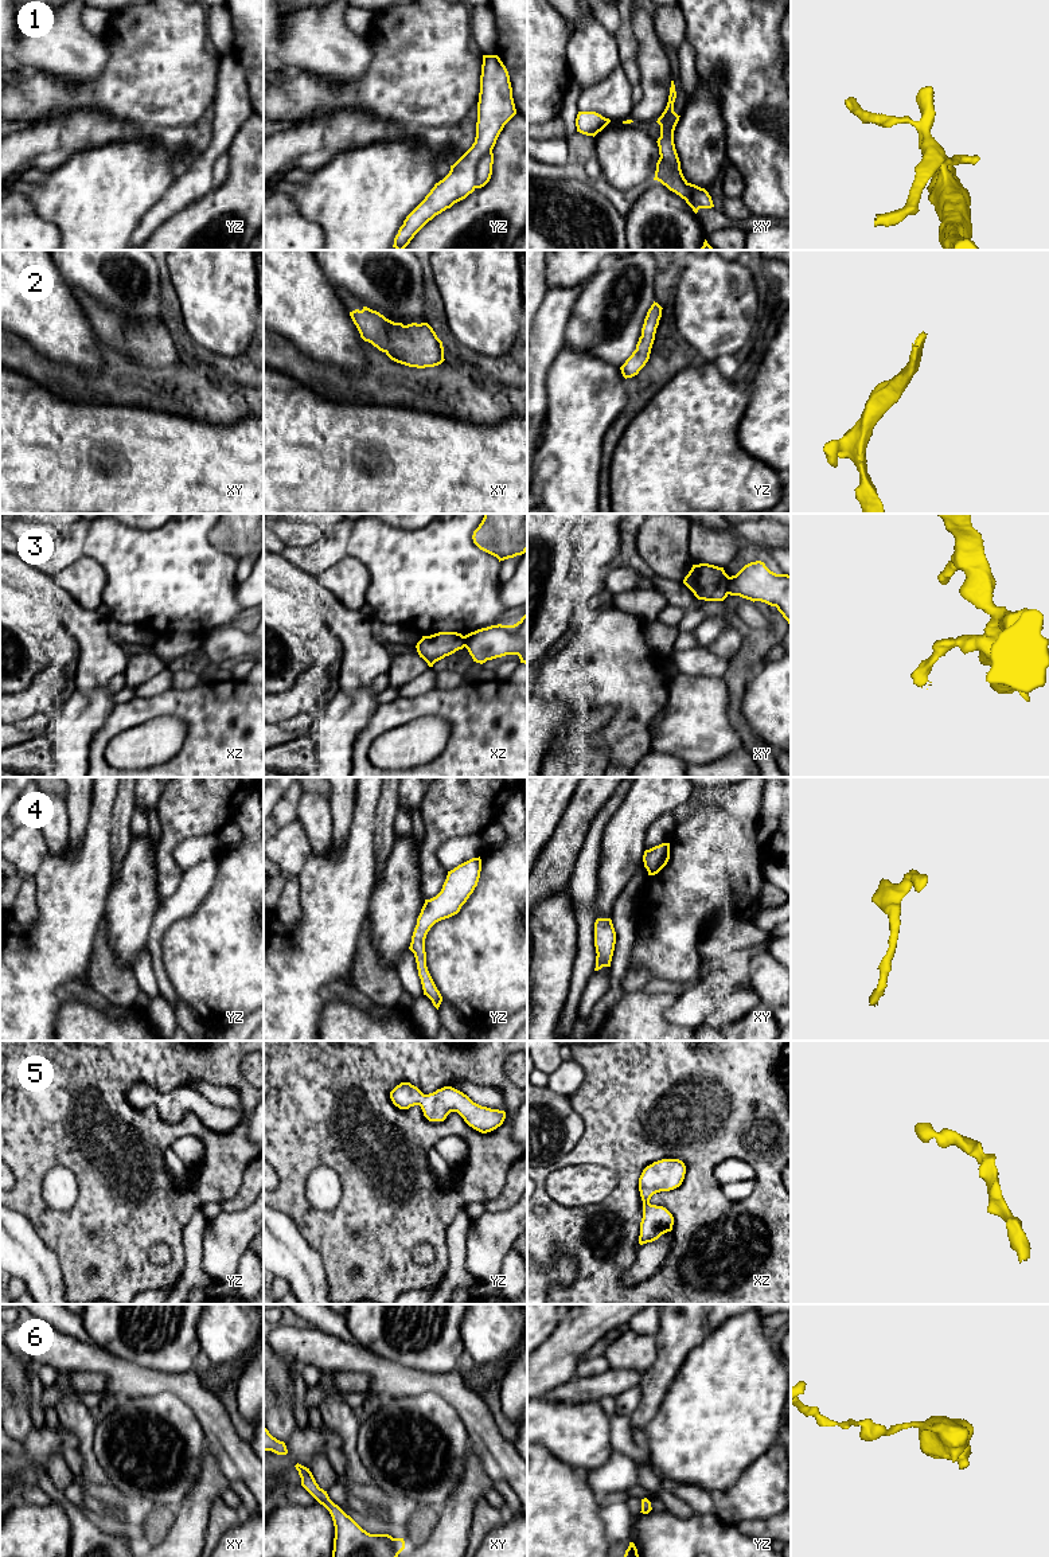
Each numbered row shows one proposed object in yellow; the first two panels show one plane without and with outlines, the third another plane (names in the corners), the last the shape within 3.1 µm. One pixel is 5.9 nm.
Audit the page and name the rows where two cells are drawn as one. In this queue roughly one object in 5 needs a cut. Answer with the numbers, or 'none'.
1, 3

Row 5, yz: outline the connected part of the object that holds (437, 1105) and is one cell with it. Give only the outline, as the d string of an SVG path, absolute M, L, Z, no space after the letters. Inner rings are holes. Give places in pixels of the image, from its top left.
M401 1082L390 1092L390 1099L399 1109L420 1105L429 1121L444 1121L451 1112L457 1112L469 1127L481 1133L496 1129L506 1119L504 1111L481 1107L452 1086L424 1094L410 1082Z

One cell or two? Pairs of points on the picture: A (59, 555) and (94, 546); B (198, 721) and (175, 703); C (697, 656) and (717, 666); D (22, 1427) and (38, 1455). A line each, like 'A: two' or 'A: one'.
A: two
B: one
C: one
D: two

